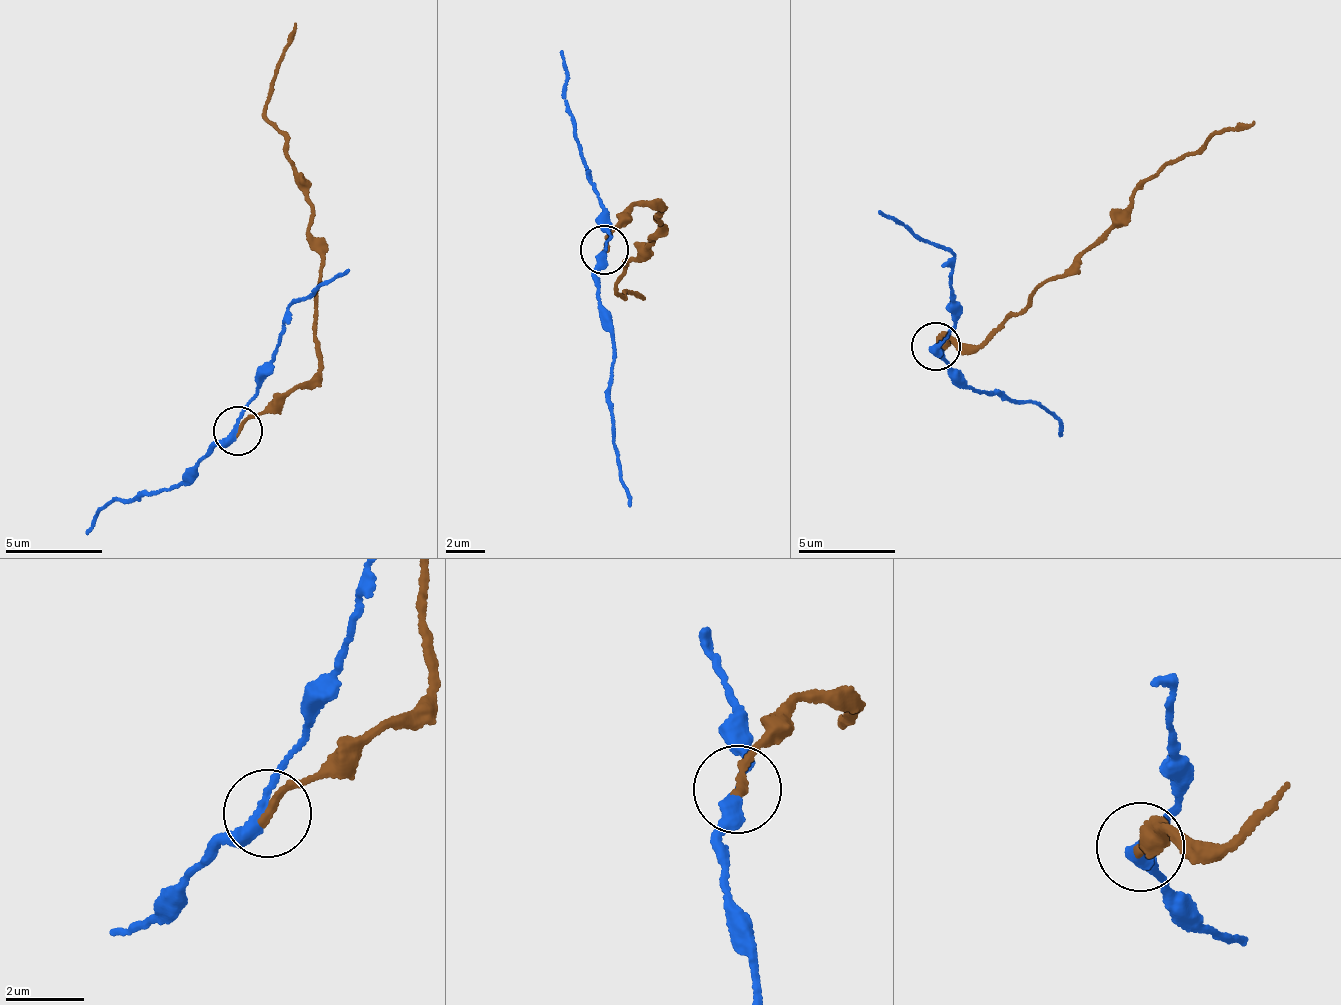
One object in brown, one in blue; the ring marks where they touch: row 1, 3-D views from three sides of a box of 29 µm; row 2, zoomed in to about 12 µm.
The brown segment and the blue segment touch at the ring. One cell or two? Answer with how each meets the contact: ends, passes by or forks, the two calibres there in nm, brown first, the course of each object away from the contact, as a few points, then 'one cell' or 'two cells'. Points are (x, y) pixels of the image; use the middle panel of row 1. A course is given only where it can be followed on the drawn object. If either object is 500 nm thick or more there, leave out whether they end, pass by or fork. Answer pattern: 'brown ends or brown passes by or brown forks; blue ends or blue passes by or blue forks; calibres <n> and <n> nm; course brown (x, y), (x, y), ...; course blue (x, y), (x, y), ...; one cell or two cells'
brown ends; blue passes by; calibres 220 and 280 nm; course brown (606, 251), (636, 205), (661, 210), (653, 242), (625, 264), (618, 293), (641, 296); course blue (606, 251), (599, 296), (615, 350), (608, 388), (630, 505); two cells

